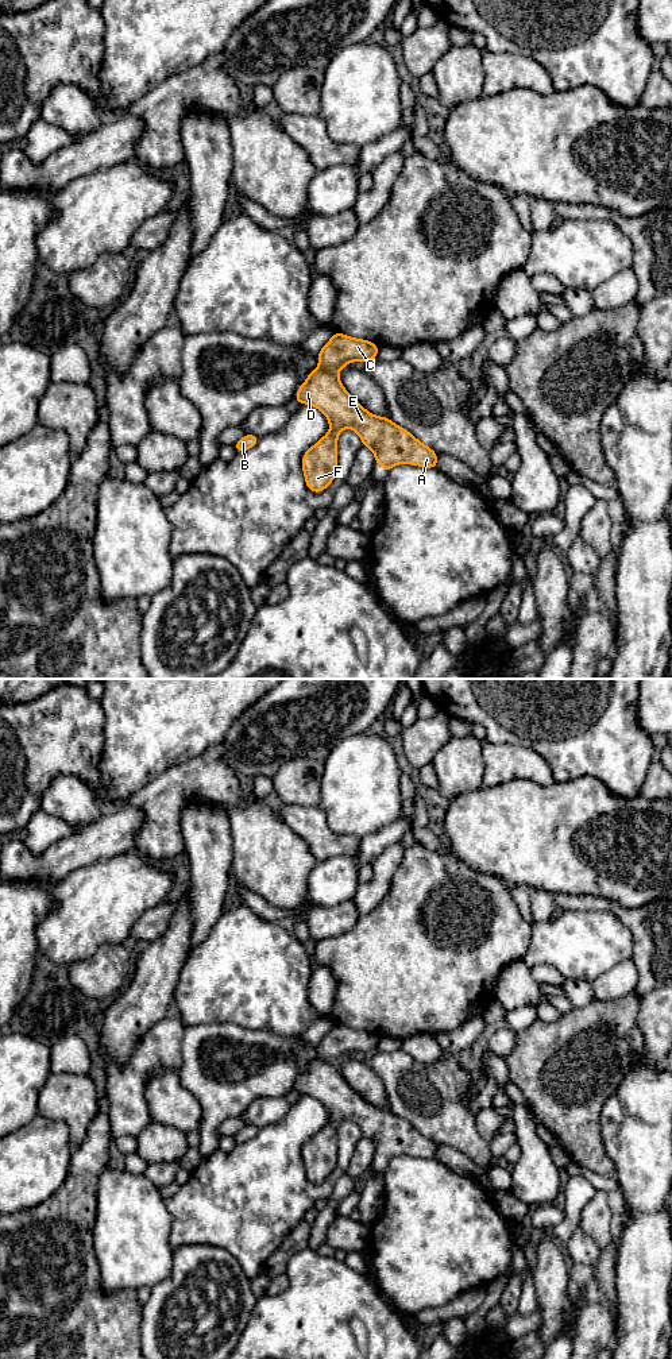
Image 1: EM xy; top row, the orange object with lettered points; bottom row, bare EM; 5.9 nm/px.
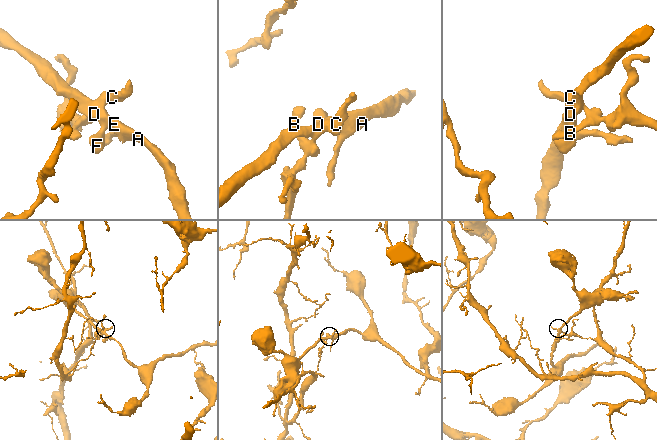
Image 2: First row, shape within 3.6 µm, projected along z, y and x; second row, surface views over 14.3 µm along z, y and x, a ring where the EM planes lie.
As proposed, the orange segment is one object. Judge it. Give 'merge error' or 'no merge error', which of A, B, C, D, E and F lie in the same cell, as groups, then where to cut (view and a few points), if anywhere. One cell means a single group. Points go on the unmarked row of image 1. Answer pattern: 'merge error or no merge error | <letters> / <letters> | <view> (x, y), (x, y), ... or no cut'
merge error | A D E F / B C | xy (320, 1057), (336, 1065)

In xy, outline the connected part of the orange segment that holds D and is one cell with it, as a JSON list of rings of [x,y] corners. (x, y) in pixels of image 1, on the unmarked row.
[[[317,1058],[300,1077],[297,1094],[308,1094],[324,1104],[329,1123],[302,1148],[306,1177],[313,1184],[328,1178],[337,1163],[337,1128],[343,1120],[354,1120],[375,1146],[375,1154],[389,1163],[395,1155],[437,1158],[437,1144],[389,1108],[367,1103],[341,1076],[337,1065]]]

